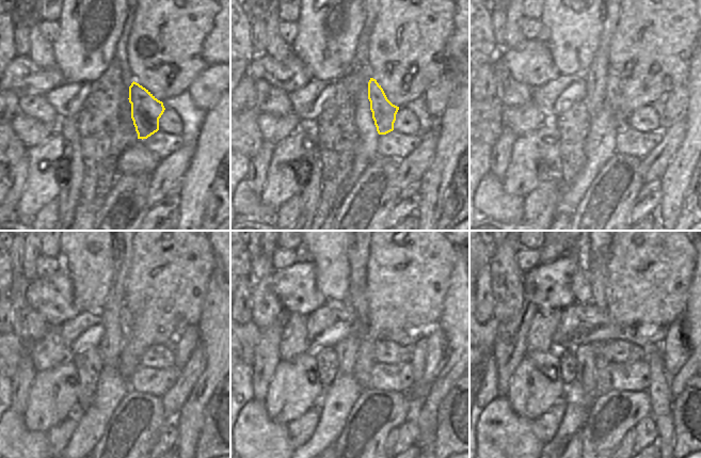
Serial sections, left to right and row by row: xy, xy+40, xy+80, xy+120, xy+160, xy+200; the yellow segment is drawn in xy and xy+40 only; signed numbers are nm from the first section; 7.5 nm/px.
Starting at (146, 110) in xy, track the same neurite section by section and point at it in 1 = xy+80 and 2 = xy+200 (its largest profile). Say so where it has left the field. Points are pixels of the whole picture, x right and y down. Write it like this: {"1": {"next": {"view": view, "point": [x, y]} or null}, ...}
{"1": {"next": {"view": "xy+80", "point": [612, 92]}}, "2": {"next": {"view": "xy+200", "point": [598, 281]}}}

